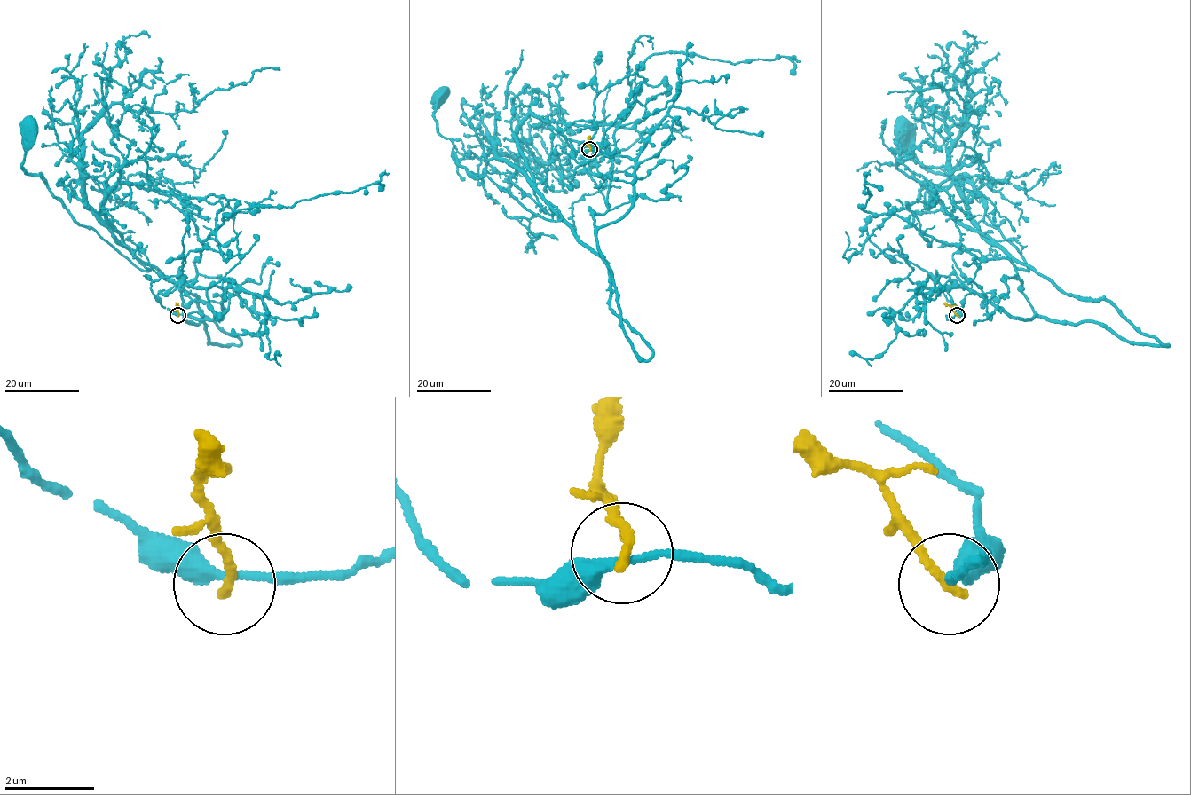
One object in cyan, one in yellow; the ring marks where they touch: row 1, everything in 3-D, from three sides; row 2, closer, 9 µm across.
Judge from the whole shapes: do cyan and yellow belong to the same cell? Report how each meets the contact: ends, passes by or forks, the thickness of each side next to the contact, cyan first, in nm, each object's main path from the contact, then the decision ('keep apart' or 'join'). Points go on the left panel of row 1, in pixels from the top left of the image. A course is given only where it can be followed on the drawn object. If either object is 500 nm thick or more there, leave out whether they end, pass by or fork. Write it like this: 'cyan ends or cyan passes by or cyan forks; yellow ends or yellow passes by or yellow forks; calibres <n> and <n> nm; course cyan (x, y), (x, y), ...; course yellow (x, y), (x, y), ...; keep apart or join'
cyan passes by; yellow ends; calibres 280 and 200 nm; course cyan (178, 315), (152, 282), (217, 286), (220, 317), (185, 318), (211, 343), (240, 341), (29, 175), (28, 129); course yellow (178, 315), (178, 303); keep apart

